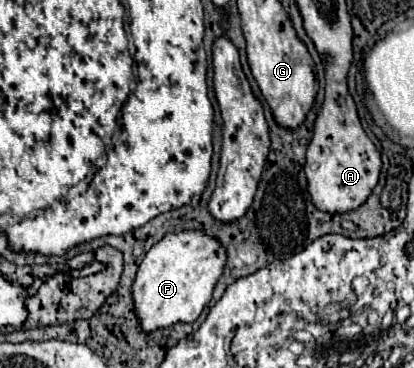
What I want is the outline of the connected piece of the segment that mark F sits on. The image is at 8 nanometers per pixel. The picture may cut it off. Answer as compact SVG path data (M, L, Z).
M202 229L166 233L142 259L132 285L136 315L142 331L170 327L174 323L194 323L212 299L216 281L226 265L224 245Z

